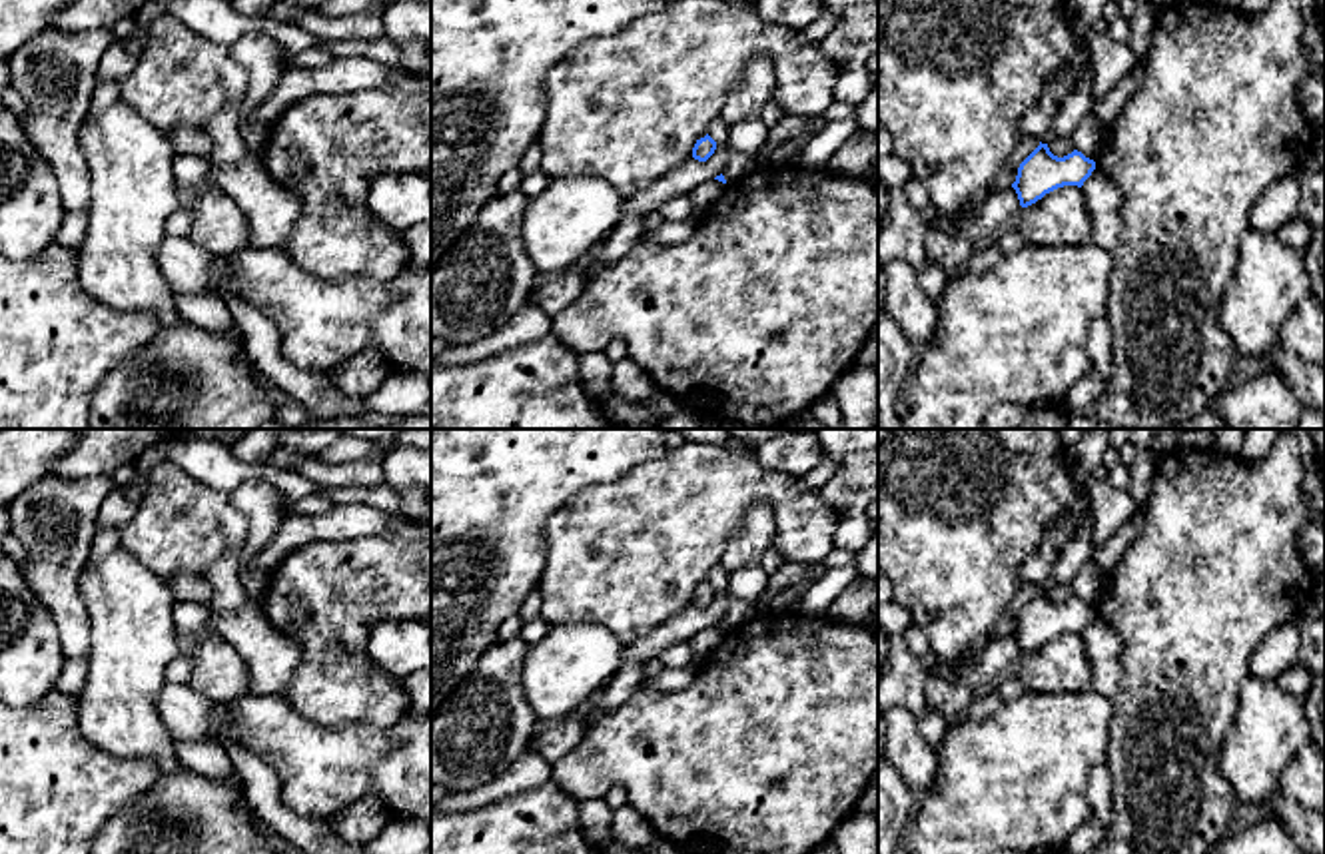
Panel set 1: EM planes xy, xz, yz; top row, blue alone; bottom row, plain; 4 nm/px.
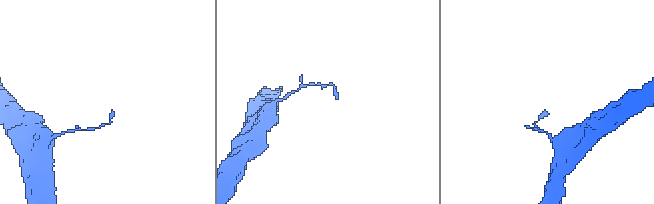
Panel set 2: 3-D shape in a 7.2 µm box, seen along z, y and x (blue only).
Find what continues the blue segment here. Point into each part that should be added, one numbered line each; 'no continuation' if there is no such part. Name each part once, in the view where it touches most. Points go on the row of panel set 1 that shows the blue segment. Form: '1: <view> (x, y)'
no continuation

